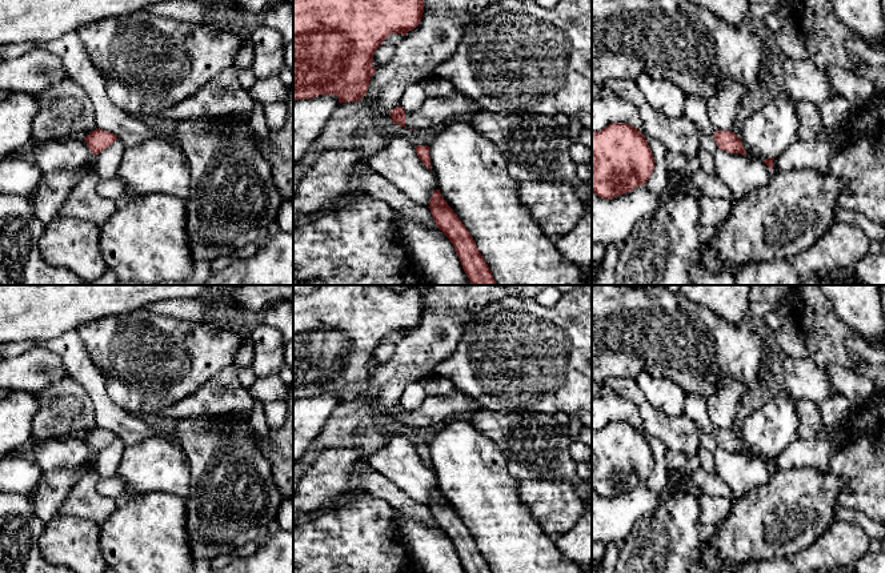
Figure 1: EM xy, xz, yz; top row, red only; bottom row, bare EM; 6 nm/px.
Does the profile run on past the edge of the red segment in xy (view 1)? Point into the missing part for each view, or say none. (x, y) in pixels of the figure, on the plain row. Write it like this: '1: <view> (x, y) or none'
1: none

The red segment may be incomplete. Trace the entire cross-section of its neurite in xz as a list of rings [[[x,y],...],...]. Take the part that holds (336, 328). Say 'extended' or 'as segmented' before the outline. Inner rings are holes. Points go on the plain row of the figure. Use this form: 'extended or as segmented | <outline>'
as segmented | [[[319,285],[317,289],[309,294],[293,294],[293,400],[303,397],[312,397],[319,393],[336,393],[340,402],[347,400],[360,400],[369,384],[376,365],[372,364],[375,349],[392,332],[403,332],[404,334],[415,328],[424,310],[424,296],[416,285],[405,285],[403,292],[397,292],[389,285]]]

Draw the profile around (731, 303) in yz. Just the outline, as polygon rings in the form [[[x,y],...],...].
[[[681,285],[689,302],[708,308],[728,322],[741,324],[749,316],[749,292],[753,285]]]

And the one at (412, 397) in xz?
[[[415,381],[409,384],[400,397],[400,405],[405,410],[416,410],[423,400],[427,397],[425,388],[421,381]]]

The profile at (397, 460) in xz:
[[[391,436],[367,461],[419,504],[429,505],[433,490],[439,488],[435,470],[423,462],[407,436]]]

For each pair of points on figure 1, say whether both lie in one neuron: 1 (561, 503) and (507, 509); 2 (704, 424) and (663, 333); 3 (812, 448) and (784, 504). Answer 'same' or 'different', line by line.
1: different
2: different
3: different

